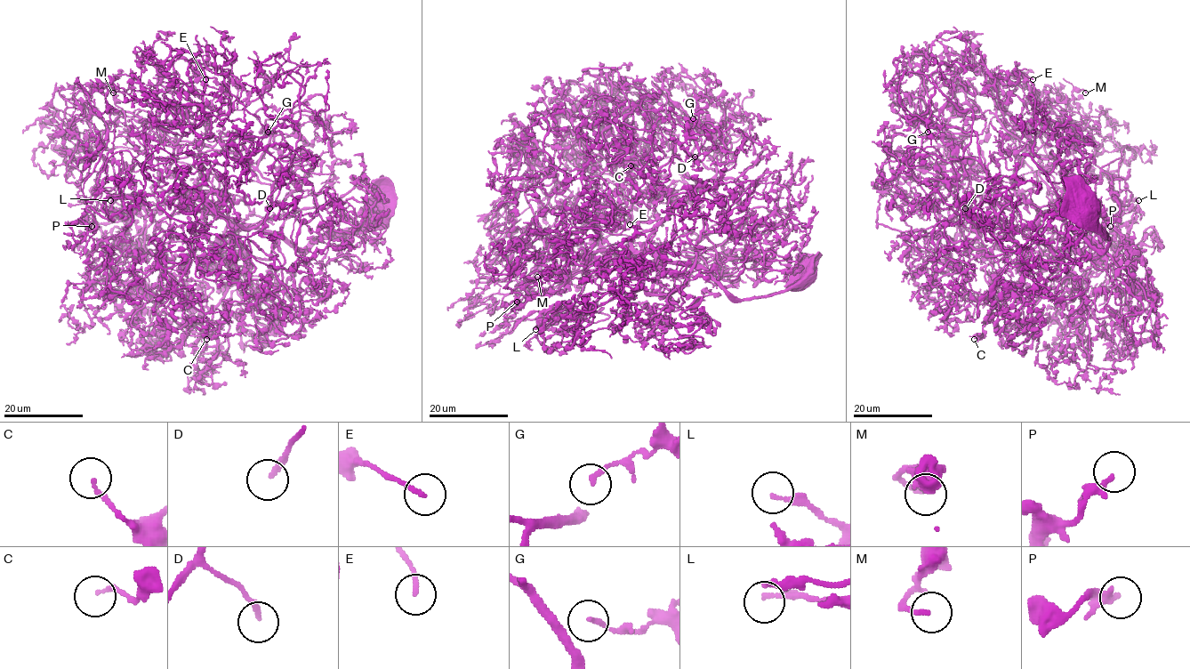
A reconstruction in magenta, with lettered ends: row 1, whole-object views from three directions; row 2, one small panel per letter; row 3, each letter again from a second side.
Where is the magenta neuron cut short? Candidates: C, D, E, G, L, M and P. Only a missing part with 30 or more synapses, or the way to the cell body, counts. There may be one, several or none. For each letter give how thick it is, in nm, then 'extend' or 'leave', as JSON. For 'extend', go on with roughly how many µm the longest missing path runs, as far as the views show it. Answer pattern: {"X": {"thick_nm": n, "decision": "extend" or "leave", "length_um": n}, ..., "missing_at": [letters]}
{"C": {"thick_nm": 160, "decision": "leave"}, "D": {"thick_nm": 190, "decision": "leave"}, "E": {"thick_nm": 140, "decision": "leave"}, "G": {"thick_nm": 160, "decision": "leave"}, "L": {"thick_nm": 160, "decision": "extend", "length_um": 30}, "M": {"thick_nm": 150, "decision": "leave"}, "P": {"thick_nm": 190, "decision": "leave"}, "missing_at": ["L"]}

